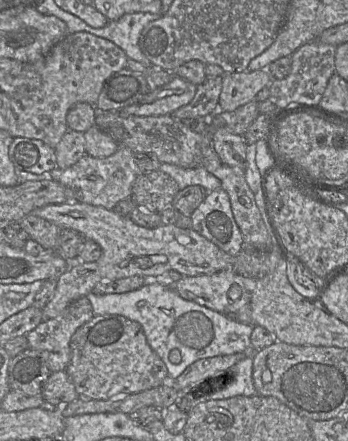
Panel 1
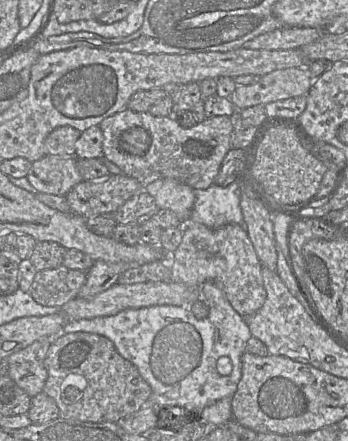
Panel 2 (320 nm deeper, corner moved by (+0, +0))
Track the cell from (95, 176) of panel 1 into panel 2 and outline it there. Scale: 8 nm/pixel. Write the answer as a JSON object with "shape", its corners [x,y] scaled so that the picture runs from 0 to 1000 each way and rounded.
{"shape":[[[129,351],[92,367],[89,385],[75,401],[112,435],[187,444],[239,410],[218,367],[218,356]]]}

